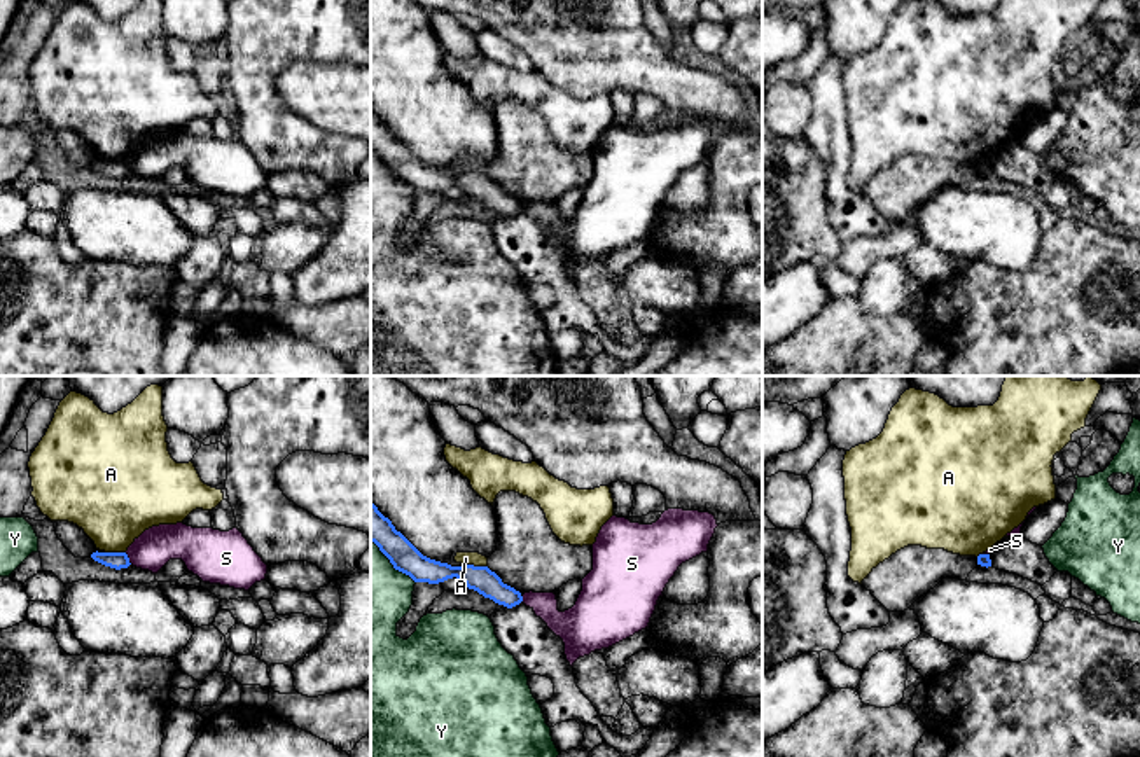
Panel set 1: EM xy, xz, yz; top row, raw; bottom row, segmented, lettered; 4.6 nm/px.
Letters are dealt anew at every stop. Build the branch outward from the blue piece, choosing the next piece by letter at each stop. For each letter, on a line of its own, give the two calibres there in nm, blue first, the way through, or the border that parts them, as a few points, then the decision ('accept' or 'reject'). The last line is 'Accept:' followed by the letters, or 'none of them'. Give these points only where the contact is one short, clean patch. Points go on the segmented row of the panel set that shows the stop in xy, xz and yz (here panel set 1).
A: 120/60 nm | reject
S: 80/180 nm | along xy (125, 553), (132, 563) | reject
Y: 150/340 nm | reject
Accept: none of them

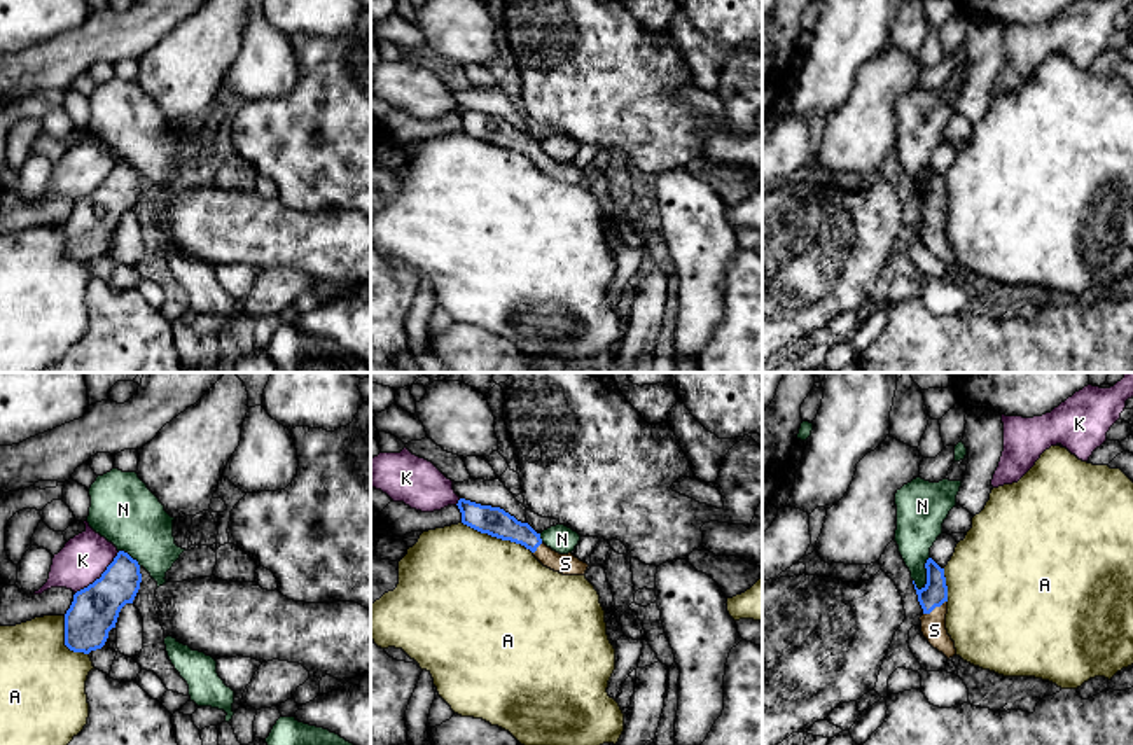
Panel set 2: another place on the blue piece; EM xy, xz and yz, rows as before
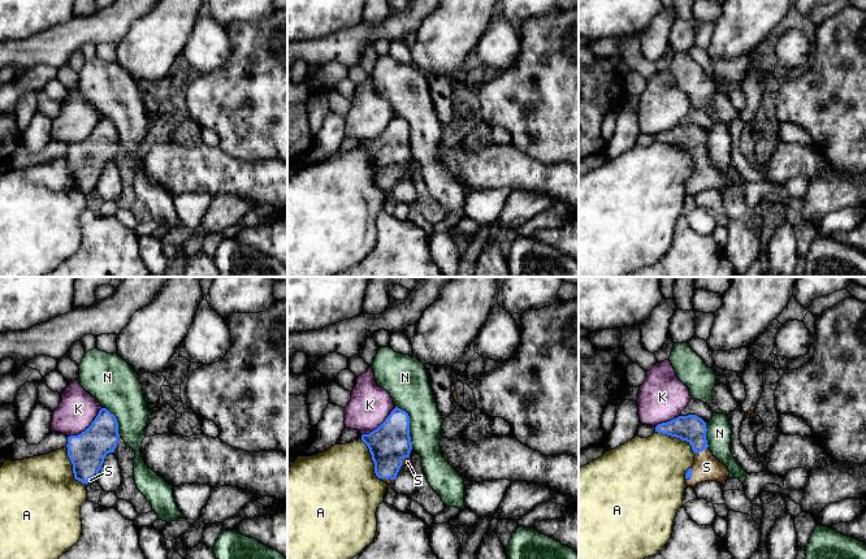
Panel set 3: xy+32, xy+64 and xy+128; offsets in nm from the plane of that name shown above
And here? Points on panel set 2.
A: 140/500 nm | reject
K: 220/220 nm | along xy (119, 551), (98, 577), (76, 593) | reject
N: 120/200 nm | along yz (929, 557), (925, 583), (918, 590) | reject
S: 120/110 nm | across yz (934, 593), (934, 607), (934, 630) | accept
Accept: S

